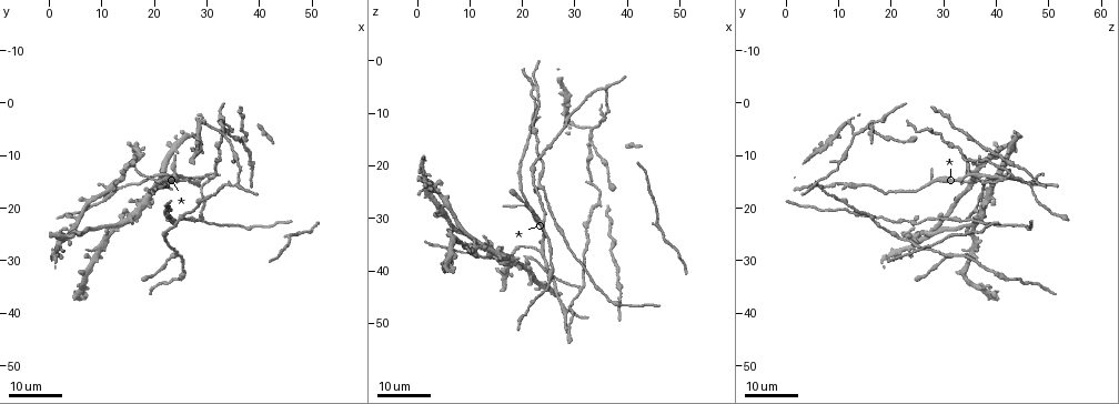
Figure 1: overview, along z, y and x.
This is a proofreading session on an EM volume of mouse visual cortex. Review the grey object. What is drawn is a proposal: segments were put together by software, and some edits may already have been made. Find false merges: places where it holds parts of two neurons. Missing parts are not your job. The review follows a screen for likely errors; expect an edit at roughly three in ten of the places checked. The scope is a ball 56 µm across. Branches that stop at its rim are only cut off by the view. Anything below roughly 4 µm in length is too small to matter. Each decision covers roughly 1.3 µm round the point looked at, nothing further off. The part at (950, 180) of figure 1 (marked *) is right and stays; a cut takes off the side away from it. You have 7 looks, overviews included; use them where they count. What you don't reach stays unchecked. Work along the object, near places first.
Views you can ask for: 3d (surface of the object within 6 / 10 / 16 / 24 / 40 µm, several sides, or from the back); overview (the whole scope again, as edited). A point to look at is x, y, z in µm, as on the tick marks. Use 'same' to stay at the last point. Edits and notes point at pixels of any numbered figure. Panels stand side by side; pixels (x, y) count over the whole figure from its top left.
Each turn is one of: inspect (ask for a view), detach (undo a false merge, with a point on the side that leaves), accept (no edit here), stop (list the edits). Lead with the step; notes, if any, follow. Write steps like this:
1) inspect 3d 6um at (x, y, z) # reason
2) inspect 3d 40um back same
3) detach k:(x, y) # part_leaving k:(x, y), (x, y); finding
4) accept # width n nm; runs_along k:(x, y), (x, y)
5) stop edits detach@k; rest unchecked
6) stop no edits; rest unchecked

inspect 3d 16um at (25.5, 15.0, 40.5) # two arms in line, one across

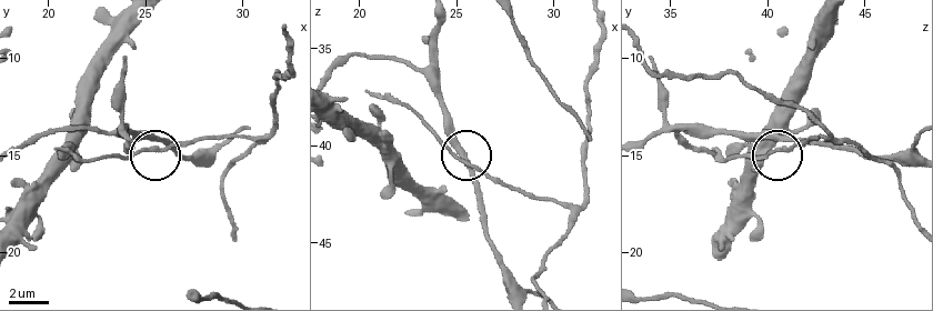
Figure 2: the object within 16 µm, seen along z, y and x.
inspect 3d 6um at (25.4, 14.7, 40.9)

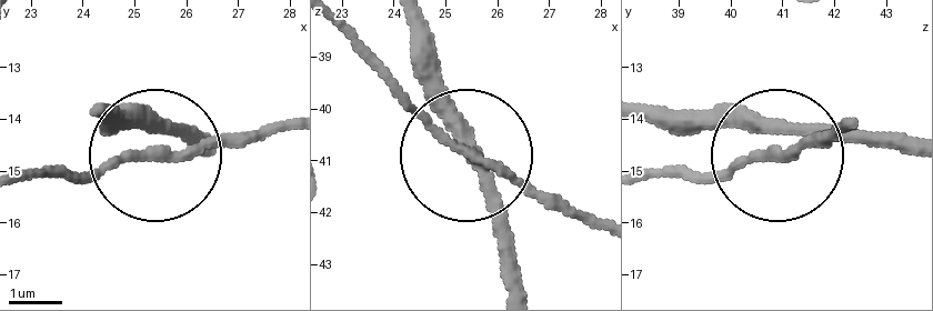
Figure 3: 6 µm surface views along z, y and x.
accept # runs_along 3:(410, 19), (419, 86), (459, 147), (374, 63); continuous, no second neuron

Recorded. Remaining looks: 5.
inspect 3d 24um at (26.5, 21.5, 31.5) # thick turns thin

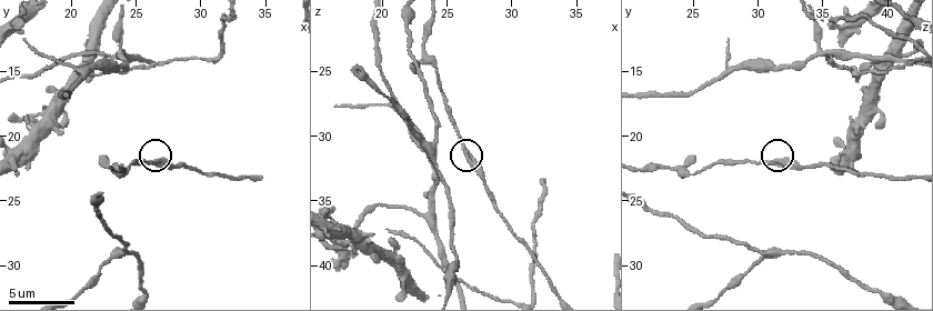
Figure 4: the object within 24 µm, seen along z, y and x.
inspect 3d 10um at (26.2, 22.2, 31.2)

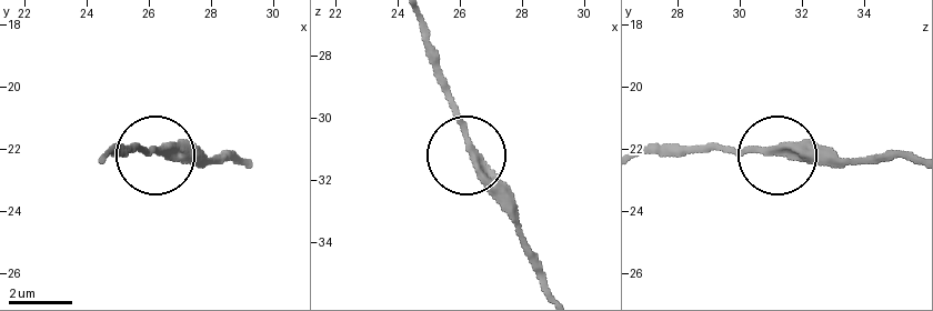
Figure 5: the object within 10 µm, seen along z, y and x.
inspect 3d 10um back at (26.4, 22.0, 31.1)

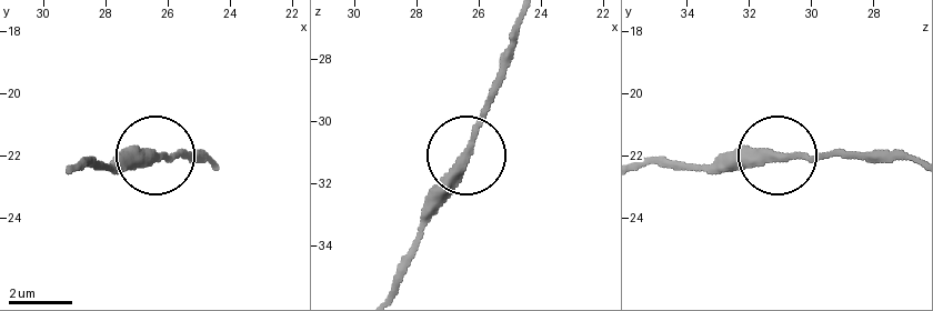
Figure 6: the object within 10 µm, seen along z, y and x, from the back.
accept # width 280 nm; runs_along 6:(912, 162), (824, 151), (715, 157); all the same neuron

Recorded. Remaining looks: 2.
inspect 3d 10um at (23.0, 13.8, 36.0) # three-way junction

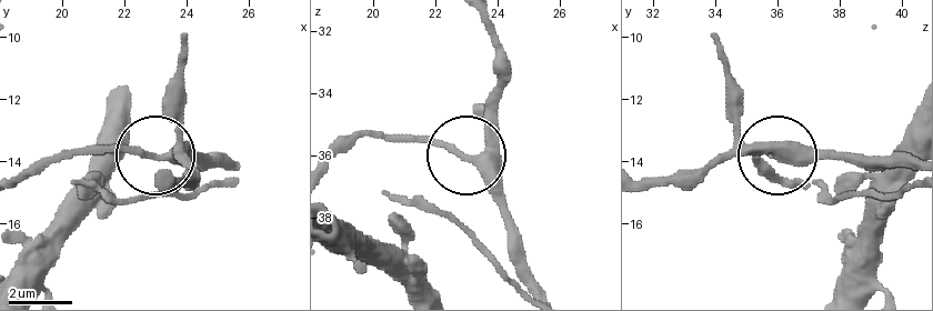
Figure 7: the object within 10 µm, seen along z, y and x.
accept # arms 3; continuous, no second neuron

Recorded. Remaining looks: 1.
inspect 3d 10um at (23.6, 29.4, 31.0) # branch point

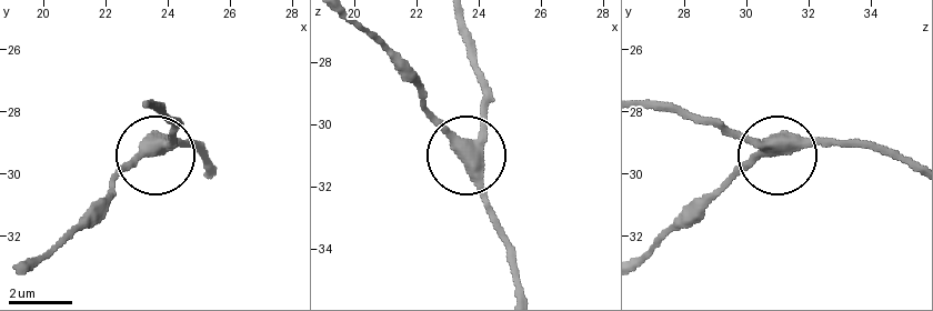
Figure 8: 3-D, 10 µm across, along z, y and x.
accept # width 380 nm; runs_along 8:(457, 23), (480, 87), (480, 127), (468, 153), (420, 97); all the same neuron

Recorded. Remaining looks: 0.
stop no edits; rest unchecked

